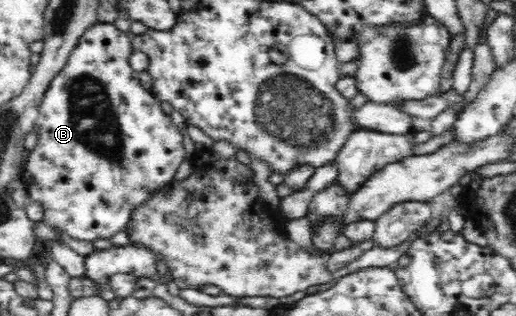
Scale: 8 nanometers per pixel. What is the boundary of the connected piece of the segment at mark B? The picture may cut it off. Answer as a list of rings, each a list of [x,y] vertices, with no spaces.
[[[94,24],[88,28],[77,45],[70,52],[66,66],[57,72],[56,76],[49,82],[48,88],[45,90],[42,102],[40,103],[39,116],[34,132],[36,132],[36,145],[27,154],[27,160],[23,167],[22,182],[27,188],[28,197],[32,202],[38,202],[43,211],[44,222],[50,227],[60,227],[66,230],[68,235],[73,239],[94,242],[98,238],[107,239],[109,236],[120,232],[124,229],[129,221],[129,216],[135,206],[144,202],[150,193],[161,189],[169,184],[174,177],[176,169],[180,166],[185,158],[183,147],[183,136],[178,130],[178,126],[172,122],[172,118],[162,110],[160,99],[152,94],[151,90],[144,88],[138,79],[136,73],[130,66],[129,59],[134,46],[127,32],[118,30],[114,24]]]

